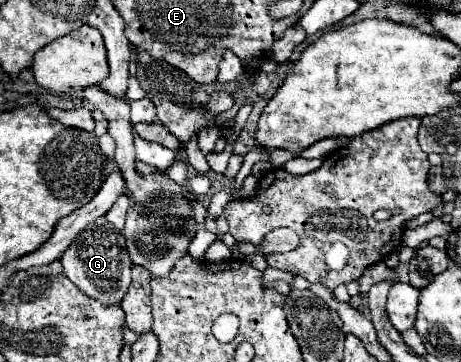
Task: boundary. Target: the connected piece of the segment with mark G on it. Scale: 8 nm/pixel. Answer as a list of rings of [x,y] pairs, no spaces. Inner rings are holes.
[[[105,217],[97,219],[83,233],[79,233],[79,237],[61,255],[61,263],[63,263],[65,275],[77,285],[77,289],[83,289],[87,297],[103,305],[121,305],[131,285],[133,263],[125,249],[125,237],[119,229],[111,227],[111,223],[107,223]]]

